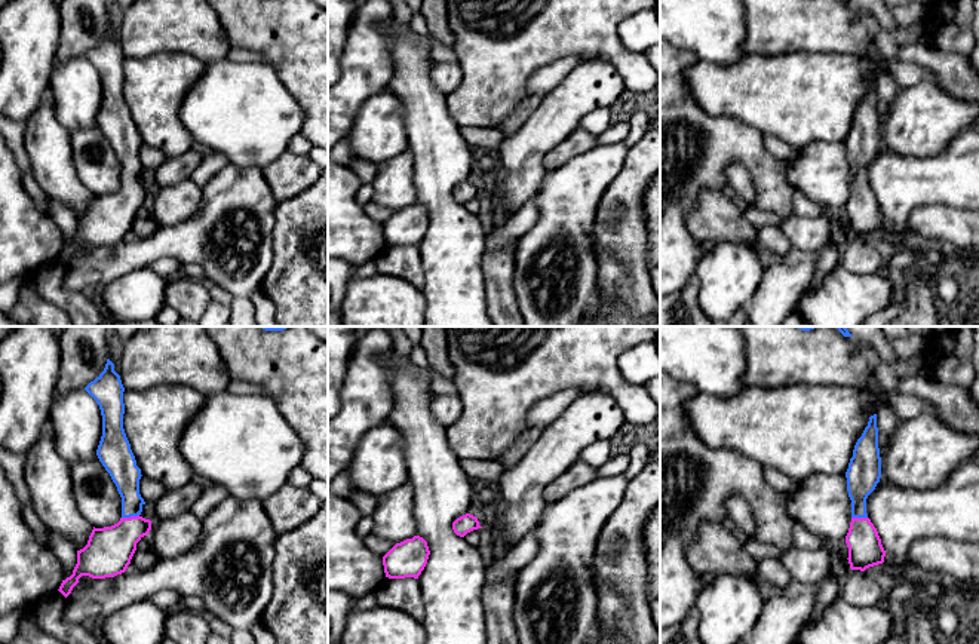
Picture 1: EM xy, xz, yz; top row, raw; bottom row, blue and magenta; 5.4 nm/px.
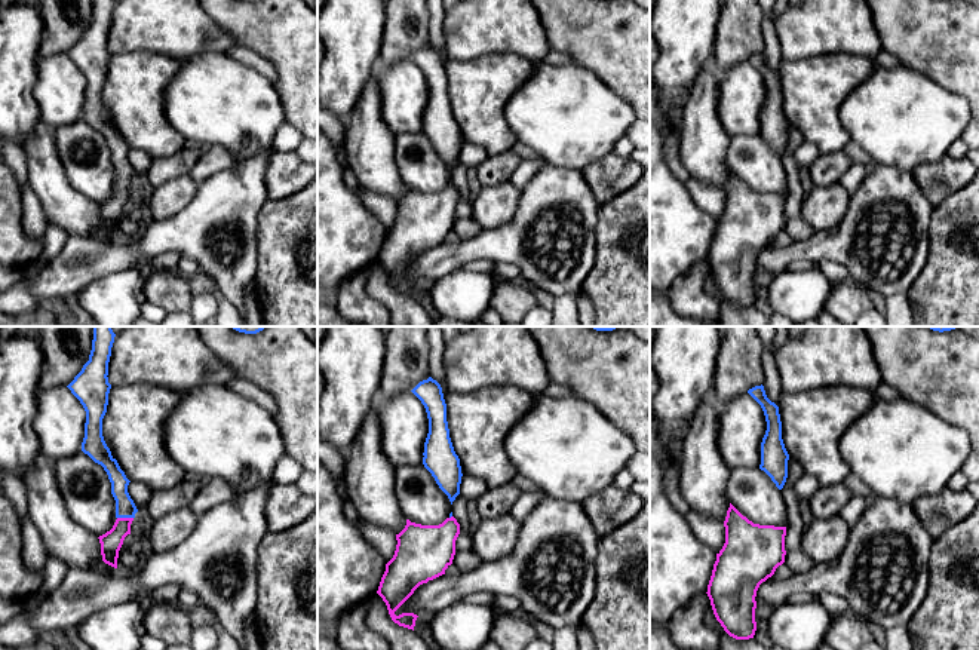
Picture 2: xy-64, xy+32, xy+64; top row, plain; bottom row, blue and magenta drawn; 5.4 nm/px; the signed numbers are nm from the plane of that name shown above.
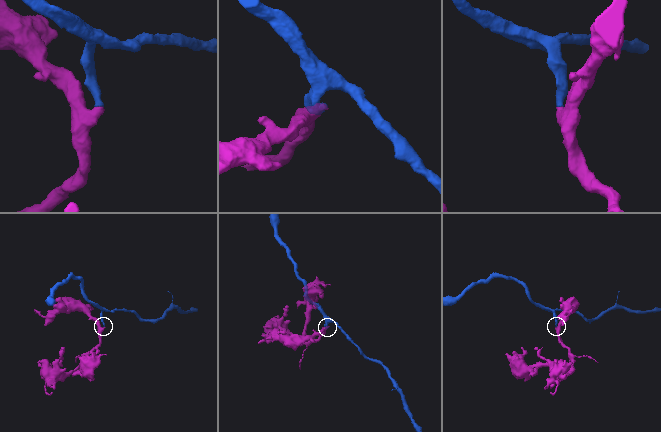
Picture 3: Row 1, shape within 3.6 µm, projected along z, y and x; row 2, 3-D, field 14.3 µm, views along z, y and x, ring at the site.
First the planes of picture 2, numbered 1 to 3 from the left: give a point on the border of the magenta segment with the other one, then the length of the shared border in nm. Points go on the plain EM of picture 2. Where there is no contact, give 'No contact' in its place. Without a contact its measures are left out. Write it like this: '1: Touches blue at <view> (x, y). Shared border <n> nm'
1: Touches blue at xy-64 (125, 184). Shared border 90 nm
2: No contact
3: No contact

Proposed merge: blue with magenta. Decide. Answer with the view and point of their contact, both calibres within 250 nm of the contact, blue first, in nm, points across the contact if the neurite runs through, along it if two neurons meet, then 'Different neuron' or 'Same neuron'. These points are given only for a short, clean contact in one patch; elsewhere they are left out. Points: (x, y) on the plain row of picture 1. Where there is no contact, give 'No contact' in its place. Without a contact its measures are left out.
Touches blue at xy (129, 184). Thickness 160 nm (blue) against 260 nm. Same neuron

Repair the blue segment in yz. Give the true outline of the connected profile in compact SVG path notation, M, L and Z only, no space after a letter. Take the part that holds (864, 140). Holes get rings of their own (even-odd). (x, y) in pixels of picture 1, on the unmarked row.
M877 82L869 85L868 93L854 113L846 145L851 168L851 190L846 203L847 227L851 237L865 239L883 231L886 224L878 199L866 181L866 166L881 145Z

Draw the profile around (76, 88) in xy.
M85 58L56 62L49 82L58 122L70 132L96 126L102 104L102 83Z

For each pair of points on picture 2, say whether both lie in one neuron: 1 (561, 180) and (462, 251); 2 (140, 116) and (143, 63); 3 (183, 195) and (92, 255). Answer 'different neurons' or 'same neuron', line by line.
1: same neuron
2: same neuron
3: different neurons

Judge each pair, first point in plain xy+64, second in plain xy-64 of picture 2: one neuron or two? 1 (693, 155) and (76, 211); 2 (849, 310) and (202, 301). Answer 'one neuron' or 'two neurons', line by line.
1: one neuron
2: two neurons

